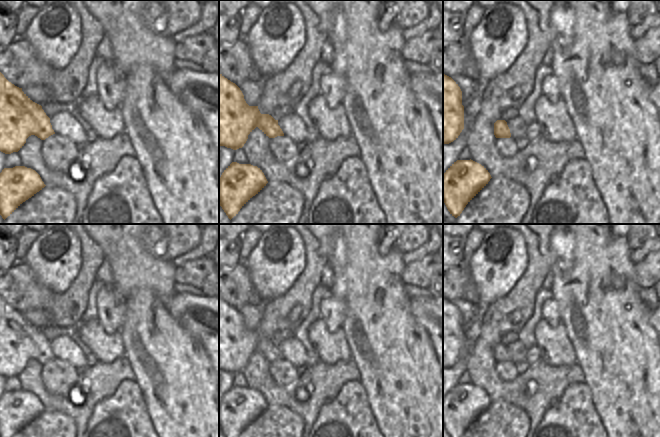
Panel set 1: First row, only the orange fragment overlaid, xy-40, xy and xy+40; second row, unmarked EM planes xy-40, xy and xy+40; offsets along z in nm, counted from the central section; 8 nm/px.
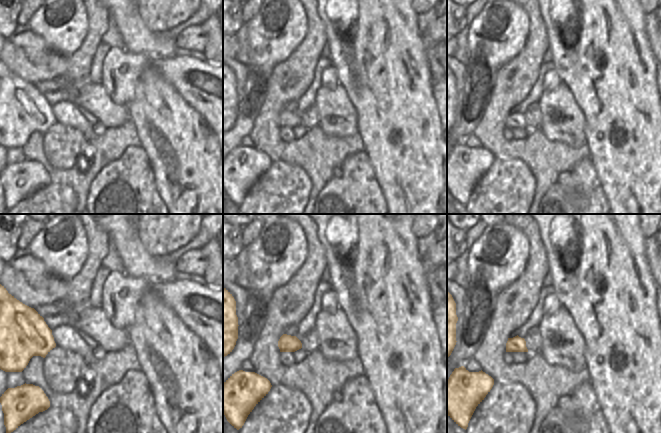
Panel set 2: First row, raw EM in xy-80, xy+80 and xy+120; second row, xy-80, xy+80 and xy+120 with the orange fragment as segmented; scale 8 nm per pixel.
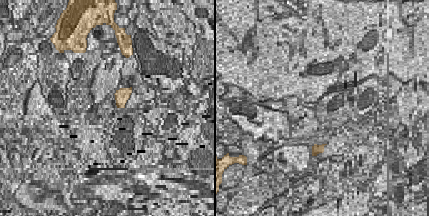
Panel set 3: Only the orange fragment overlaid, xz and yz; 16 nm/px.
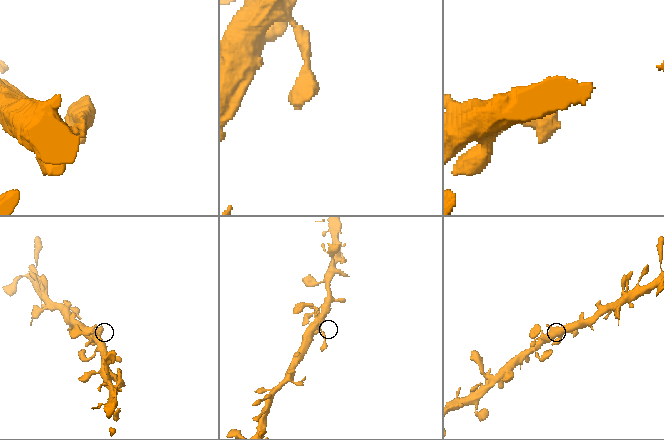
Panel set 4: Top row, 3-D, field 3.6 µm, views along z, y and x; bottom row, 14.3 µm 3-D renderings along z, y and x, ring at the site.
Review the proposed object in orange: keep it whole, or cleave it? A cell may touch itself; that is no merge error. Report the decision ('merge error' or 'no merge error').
no merge error

